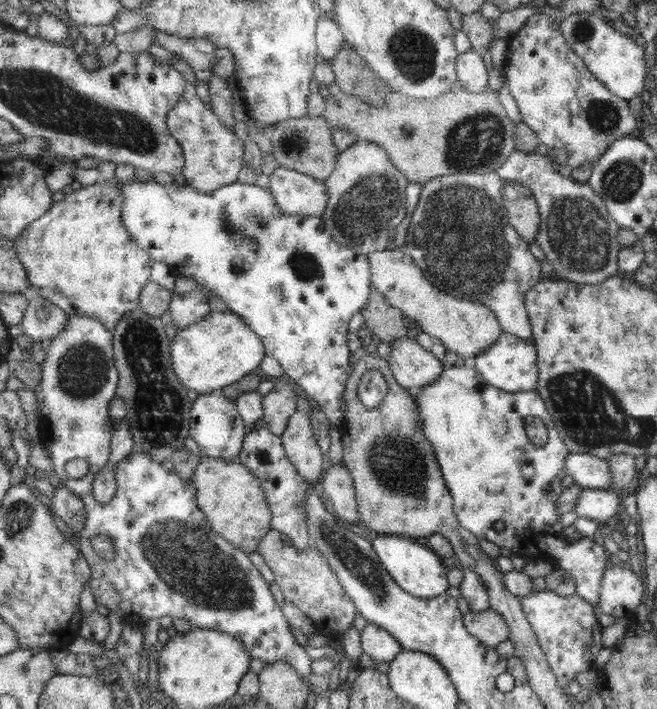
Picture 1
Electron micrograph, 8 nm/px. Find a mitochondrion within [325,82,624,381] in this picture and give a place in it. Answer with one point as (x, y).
(461, 234)

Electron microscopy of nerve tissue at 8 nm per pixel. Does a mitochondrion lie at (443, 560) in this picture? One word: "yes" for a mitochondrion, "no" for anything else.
no

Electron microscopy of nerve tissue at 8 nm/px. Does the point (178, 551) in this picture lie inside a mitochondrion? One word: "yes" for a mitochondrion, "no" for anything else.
yes

